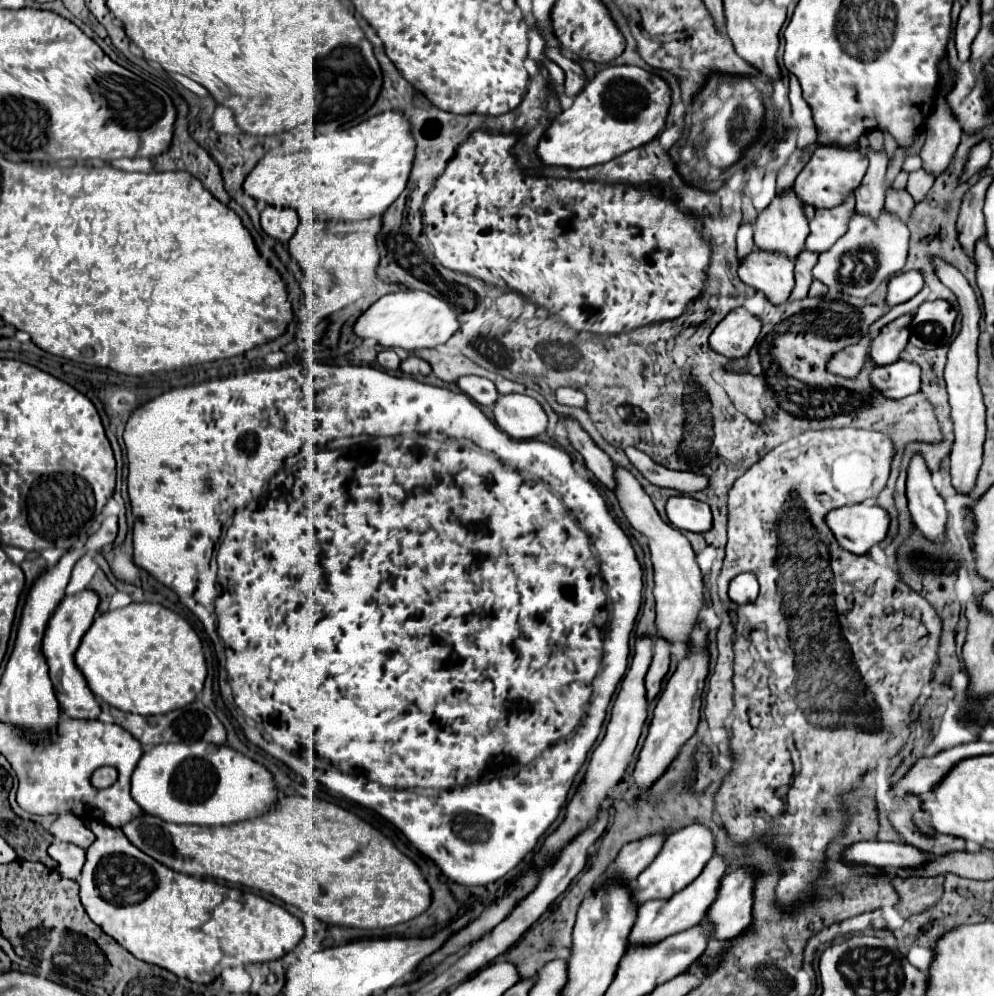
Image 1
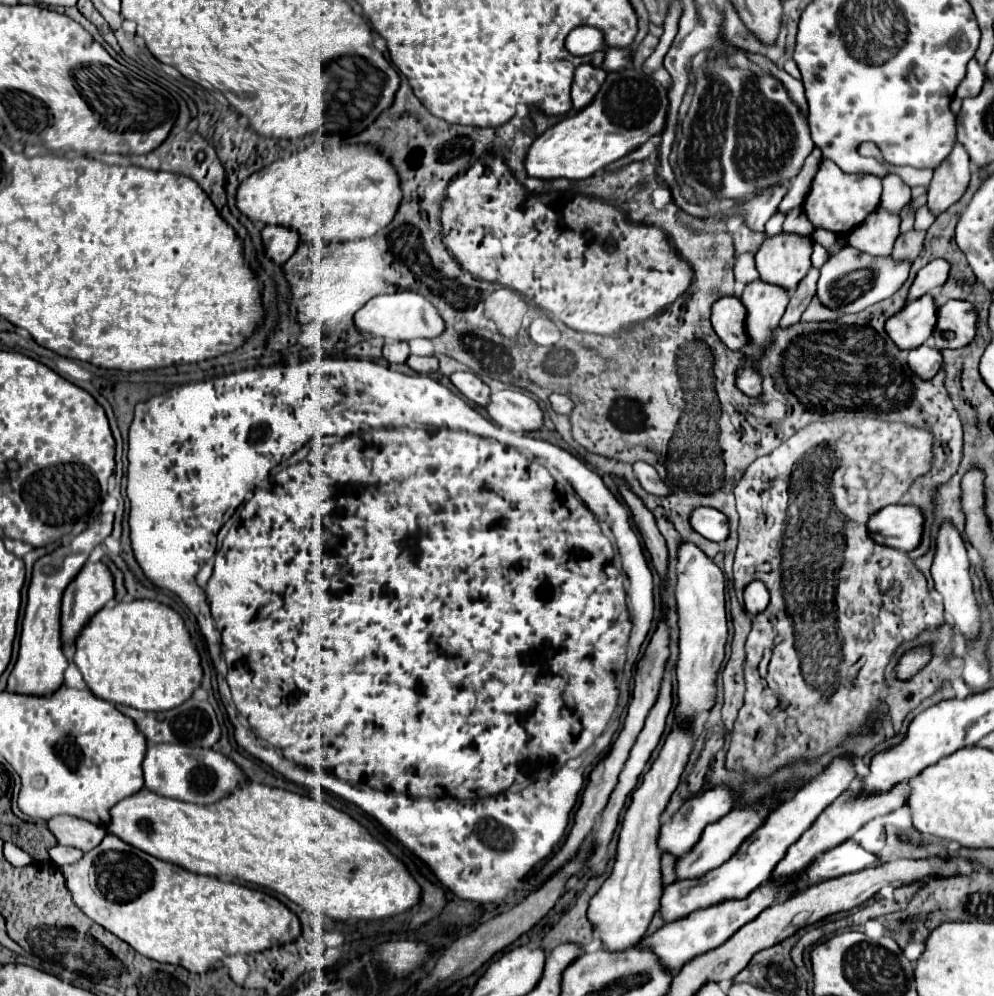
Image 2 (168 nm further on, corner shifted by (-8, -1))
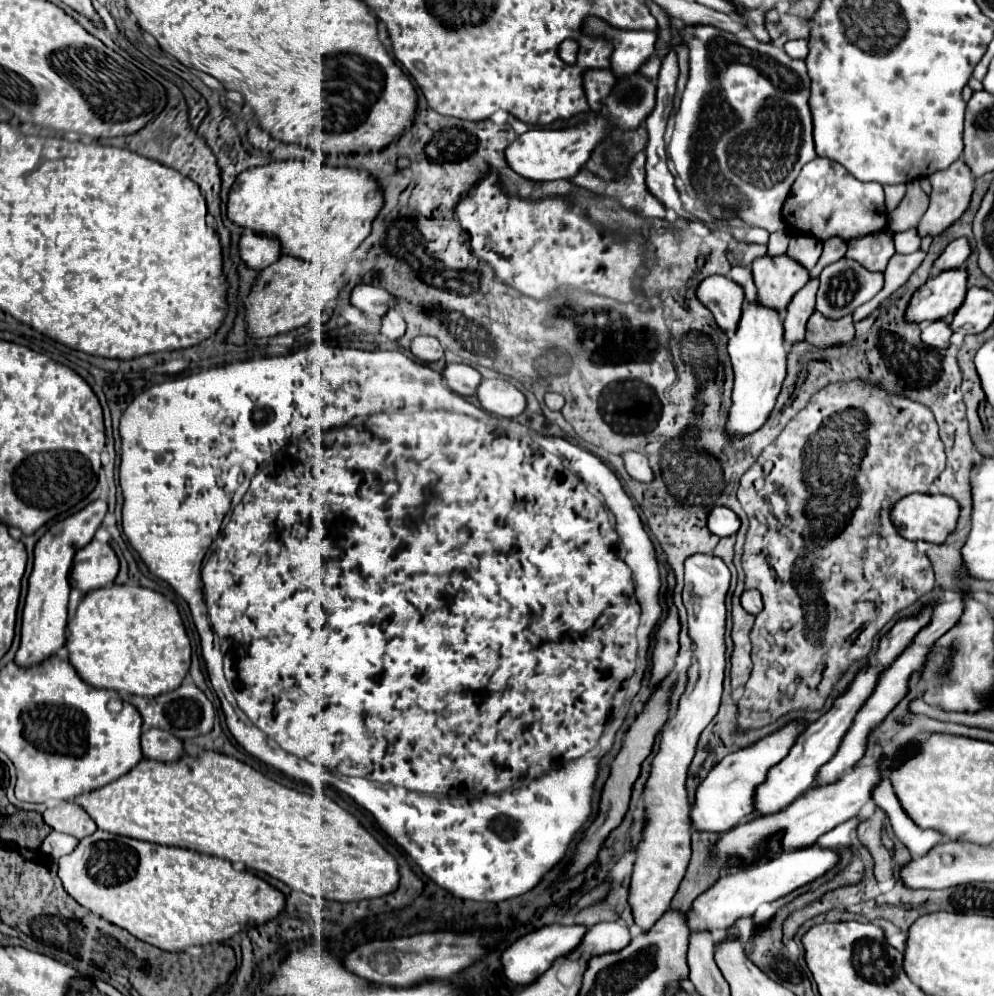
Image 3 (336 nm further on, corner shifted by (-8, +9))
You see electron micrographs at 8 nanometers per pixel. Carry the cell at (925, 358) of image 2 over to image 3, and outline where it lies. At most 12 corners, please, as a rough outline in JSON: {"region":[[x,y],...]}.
{"region":[[946,321],[928,323],[922,341],[930,347],[948,347],[952,331]]}

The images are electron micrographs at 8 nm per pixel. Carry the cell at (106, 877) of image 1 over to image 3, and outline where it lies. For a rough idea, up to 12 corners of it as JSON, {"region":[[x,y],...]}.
{"region":[[100,829],[60,857],[80,905],[172,953],[286,907],[224,859]]}

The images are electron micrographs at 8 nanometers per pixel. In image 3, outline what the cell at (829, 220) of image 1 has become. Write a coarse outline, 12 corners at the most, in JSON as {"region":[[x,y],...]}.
{"region":[[812,235],[790,237],[788,253],[806,269],[822,255],[822,241]]}

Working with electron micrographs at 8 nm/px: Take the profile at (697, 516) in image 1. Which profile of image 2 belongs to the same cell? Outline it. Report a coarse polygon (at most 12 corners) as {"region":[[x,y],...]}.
{"region":[[696,509],[692,529],[716,543],[730,535],[716,509]]}

